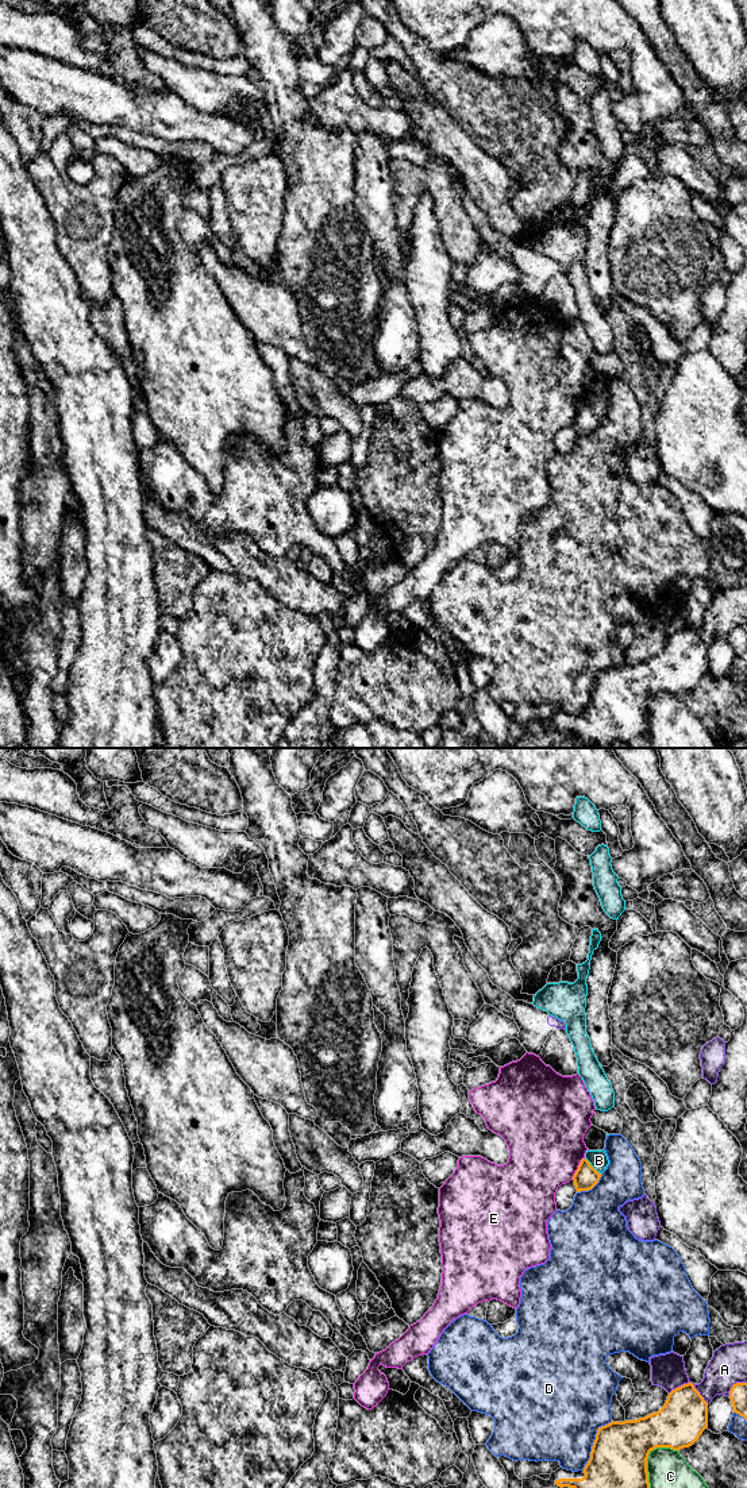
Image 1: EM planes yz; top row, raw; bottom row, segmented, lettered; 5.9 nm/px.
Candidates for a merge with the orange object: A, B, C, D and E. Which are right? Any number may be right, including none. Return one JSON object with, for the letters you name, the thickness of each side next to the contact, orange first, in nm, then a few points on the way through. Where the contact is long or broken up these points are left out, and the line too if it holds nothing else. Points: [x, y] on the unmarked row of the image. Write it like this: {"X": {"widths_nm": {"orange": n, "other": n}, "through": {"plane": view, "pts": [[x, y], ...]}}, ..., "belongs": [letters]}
{"B": {"widths_nm": {"orange": 140, "other": 110}, "through": {"plane": "yz", "pts": [[585, 421], [590, 409], [599, 404]]}}, "belongs": ["B"]}

